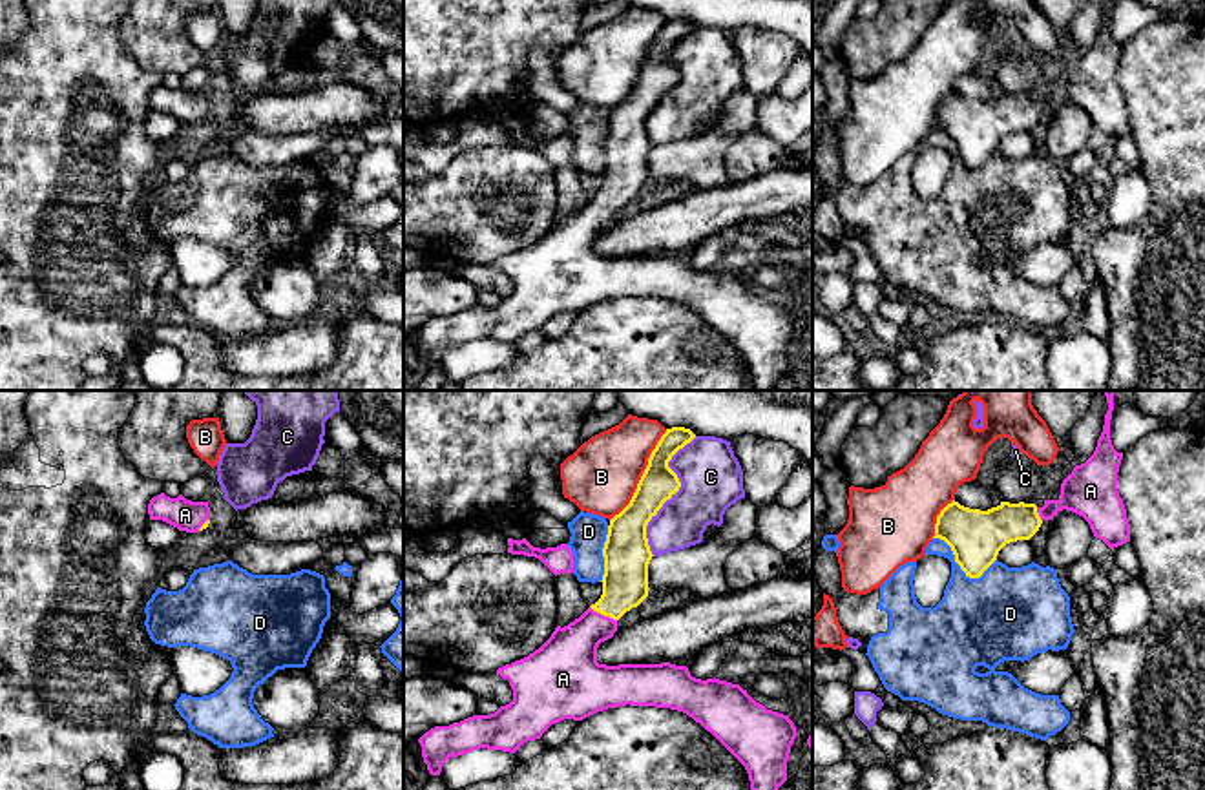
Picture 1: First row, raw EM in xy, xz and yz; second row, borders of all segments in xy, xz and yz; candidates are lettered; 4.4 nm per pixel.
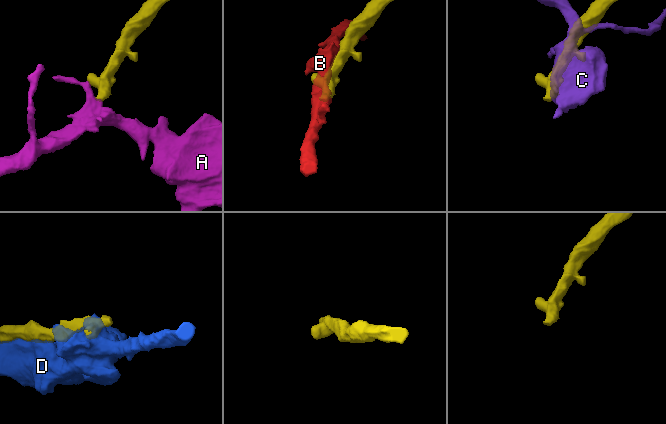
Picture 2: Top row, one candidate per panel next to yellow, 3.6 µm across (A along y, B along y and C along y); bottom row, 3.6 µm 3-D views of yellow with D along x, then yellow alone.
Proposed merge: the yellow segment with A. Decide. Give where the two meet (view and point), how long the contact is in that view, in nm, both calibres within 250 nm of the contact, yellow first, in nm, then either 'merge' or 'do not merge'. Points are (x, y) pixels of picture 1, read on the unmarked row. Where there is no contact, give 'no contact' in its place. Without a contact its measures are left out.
contact xz (603, 205); length 140 nm; calibres 200 and 240 nm; merge

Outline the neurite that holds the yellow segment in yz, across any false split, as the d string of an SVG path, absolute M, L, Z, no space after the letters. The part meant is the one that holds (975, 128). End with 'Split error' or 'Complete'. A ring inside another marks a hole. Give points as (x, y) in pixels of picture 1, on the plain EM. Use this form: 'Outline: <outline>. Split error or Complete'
Outline: M1112 2L1105 5L1094 46L1063 71L1057 91L1044 91L1043 99L1001 93L988 102L969 100L953 91L940 102L933 130L951 139L966 168L982 168L1006 135L1030 131L1044 111L1053 111L1063 100L1083 108L1094 128L1110 140L1130 133L1130 115L1117 82L1123 44L1117 44L1110 31Z. Split error

